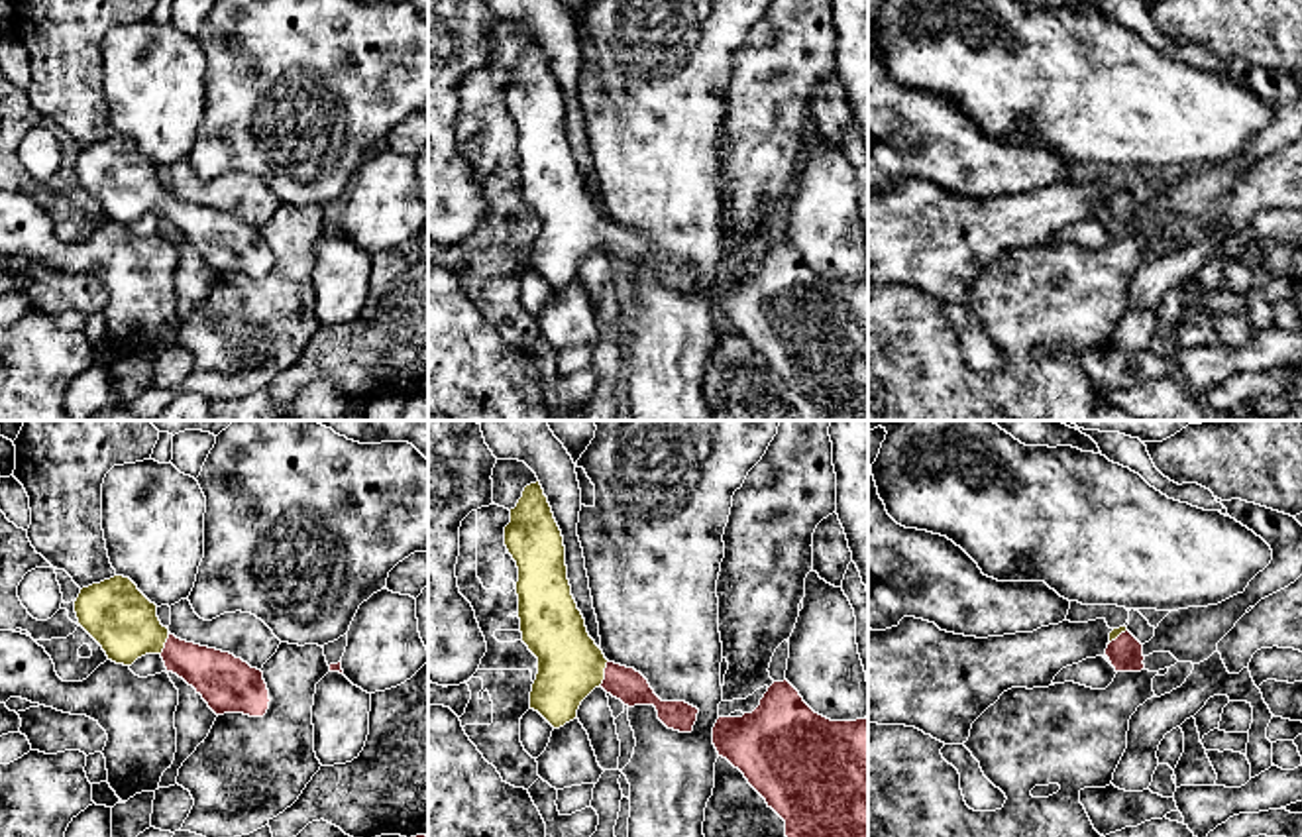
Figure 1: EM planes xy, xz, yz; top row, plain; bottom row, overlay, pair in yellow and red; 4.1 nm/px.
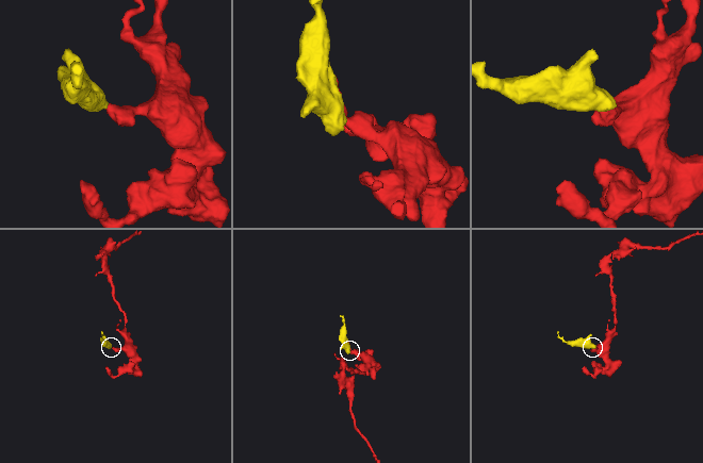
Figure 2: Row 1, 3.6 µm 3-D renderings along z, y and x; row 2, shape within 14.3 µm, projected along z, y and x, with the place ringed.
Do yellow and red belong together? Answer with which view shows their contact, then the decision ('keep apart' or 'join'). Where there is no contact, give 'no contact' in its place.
contact in xz; join

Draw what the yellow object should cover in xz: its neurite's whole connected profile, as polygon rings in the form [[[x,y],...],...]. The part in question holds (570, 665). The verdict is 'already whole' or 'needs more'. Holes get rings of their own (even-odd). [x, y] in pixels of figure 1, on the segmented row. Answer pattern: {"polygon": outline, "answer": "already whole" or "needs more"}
{"polygon": [[[540,481],[526,485],[511,509],[505,546],[518,568],[522,642],[538,658],[530,709],[560,729],[577,717],[595,688],[603,688],[628,707],[654,705],[668,729],[693,731],[697,707],[662,701],[640,672],[609,662],[589,637],[571,595],[564,536]]], "answer": "needs more"}

